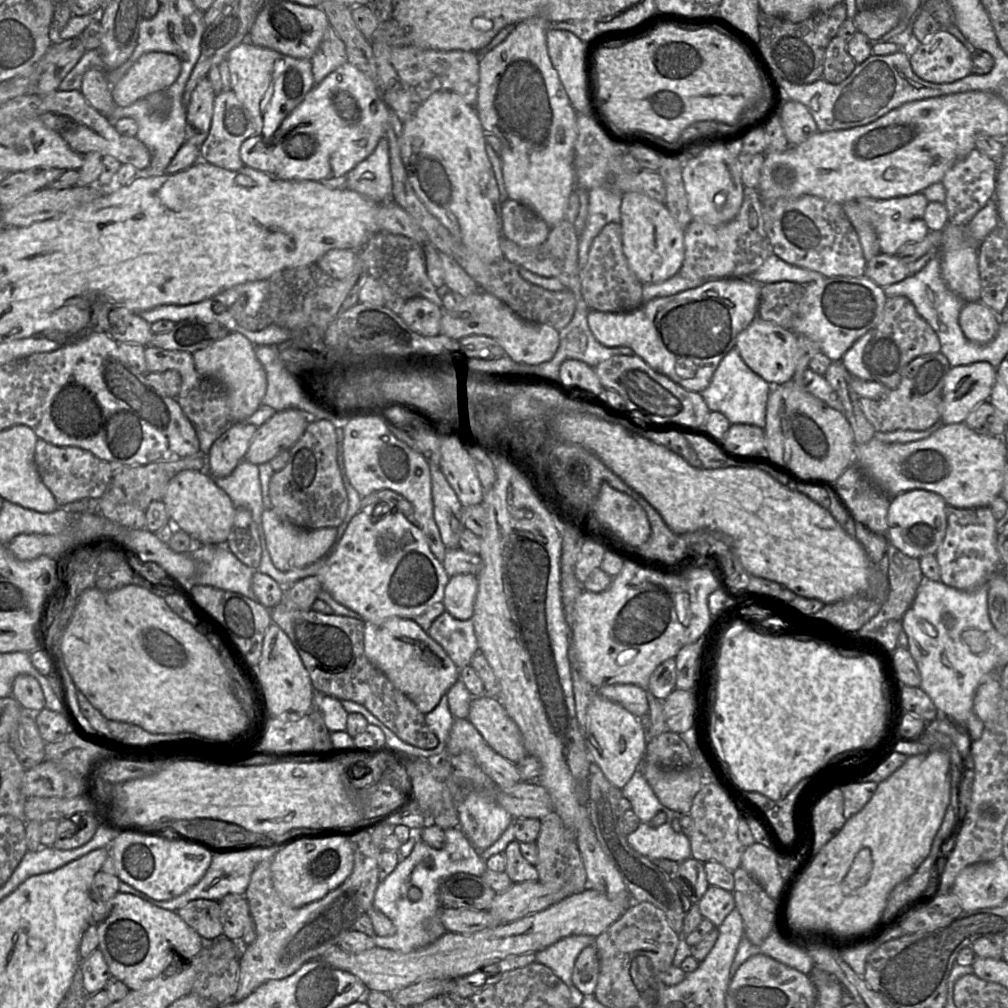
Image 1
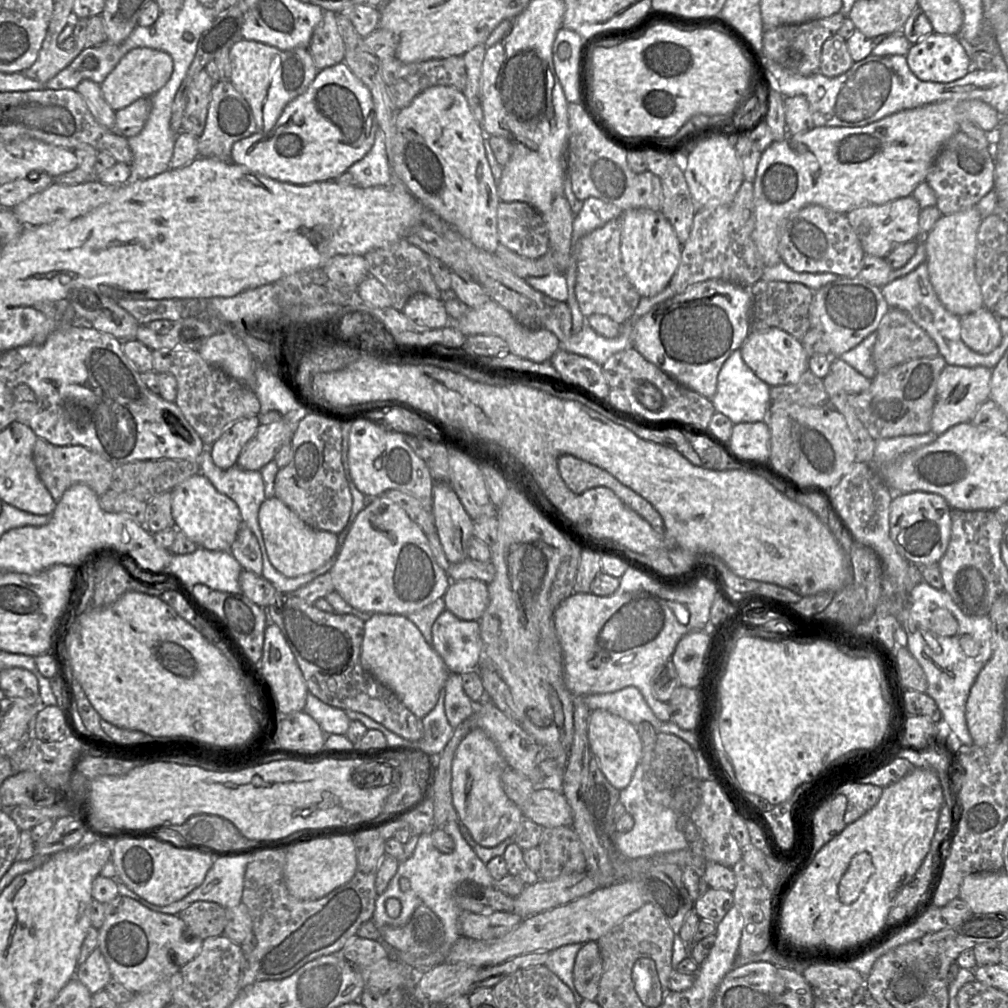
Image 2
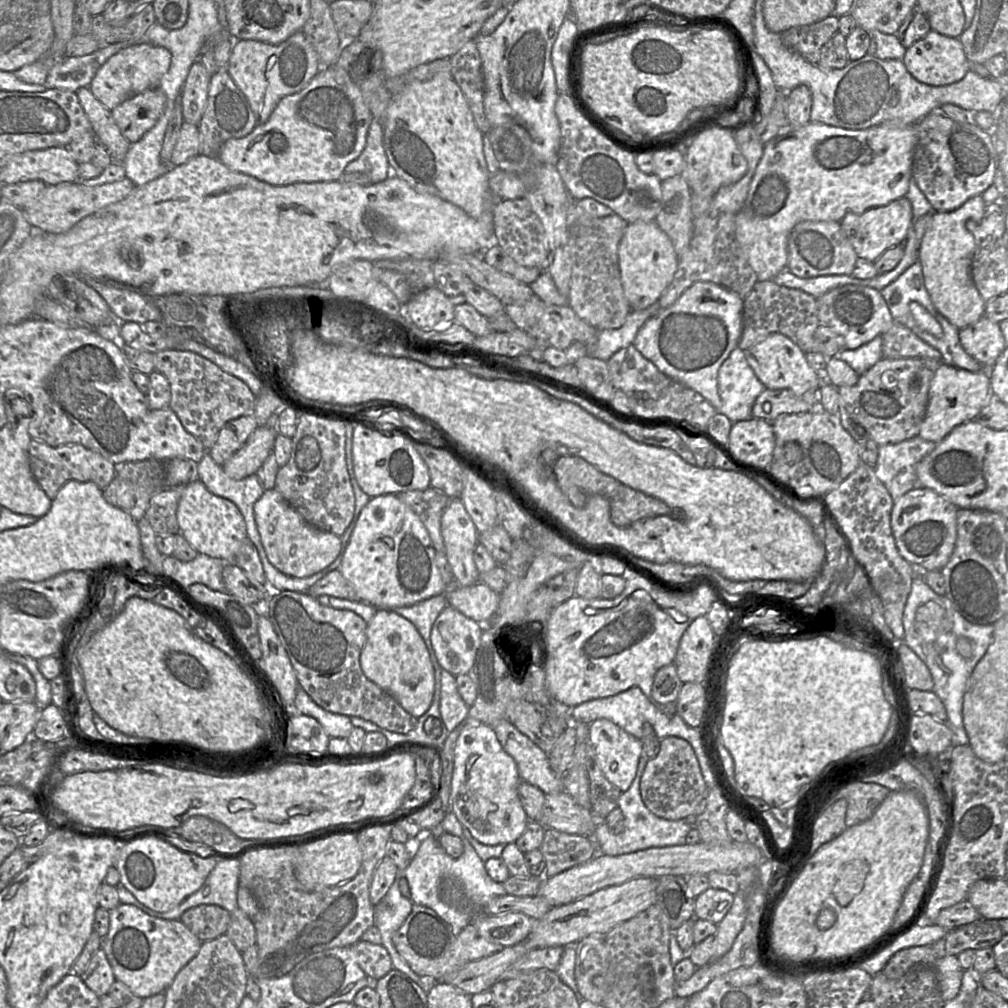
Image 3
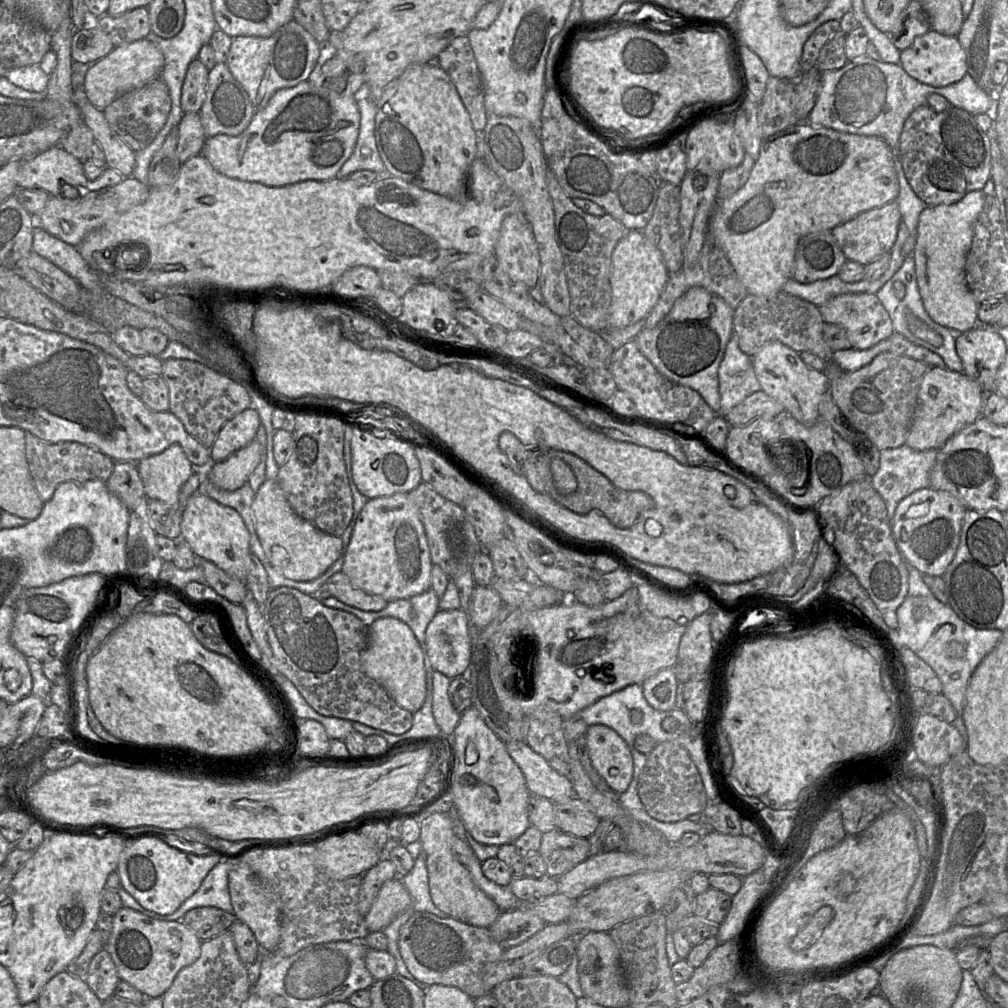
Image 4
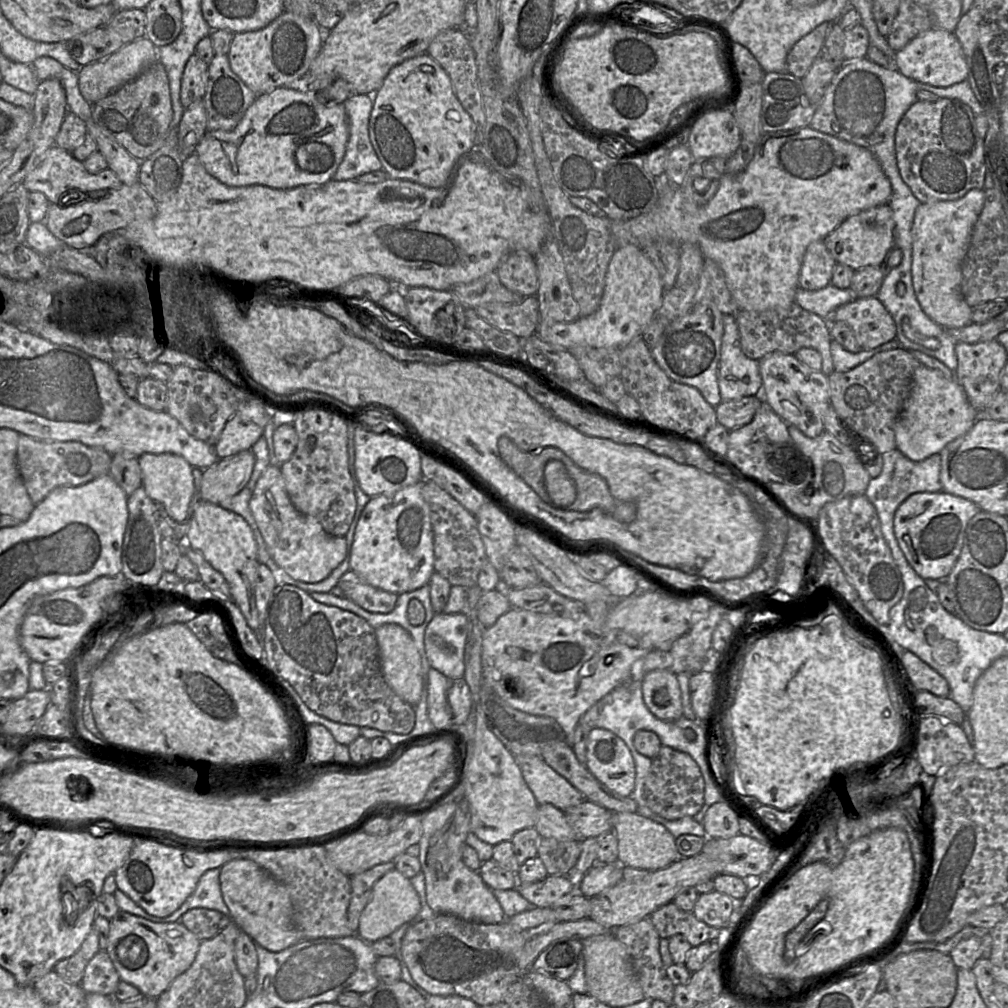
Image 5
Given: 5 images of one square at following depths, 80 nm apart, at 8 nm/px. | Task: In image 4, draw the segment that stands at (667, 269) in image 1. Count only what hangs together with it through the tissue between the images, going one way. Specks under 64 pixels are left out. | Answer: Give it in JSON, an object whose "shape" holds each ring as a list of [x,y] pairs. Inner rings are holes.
{"shape":[[[639,230],[626,231],[611,257],[609,328],[624,328],[644,319],[658,302],[669,279],[659,250]]]}

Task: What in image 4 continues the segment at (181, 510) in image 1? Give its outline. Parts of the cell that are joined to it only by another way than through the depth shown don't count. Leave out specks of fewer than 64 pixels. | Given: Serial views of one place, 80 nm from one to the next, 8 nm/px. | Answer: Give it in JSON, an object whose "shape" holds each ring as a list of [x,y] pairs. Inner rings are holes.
{"shape":[[[196,492],[188,499],[183,511],[181,538],[199,559],[206,559],[246,584],[251,552],[250,534],[235,509],[217,503],[202,492]]]}

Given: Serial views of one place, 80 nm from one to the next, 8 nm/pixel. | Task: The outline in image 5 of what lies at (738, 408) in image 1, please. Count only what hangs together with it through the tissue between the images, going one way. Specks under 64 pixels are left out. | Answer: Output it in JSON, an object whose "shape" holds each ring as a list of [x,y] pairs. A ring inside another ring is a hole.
{"shape":[[[723,315],[723,336],[718,366],[718,385],[722,401],[758,396],[762,392],[762,377],[759,361],[744,355],[740,346],[740,333],[735,315]]]}

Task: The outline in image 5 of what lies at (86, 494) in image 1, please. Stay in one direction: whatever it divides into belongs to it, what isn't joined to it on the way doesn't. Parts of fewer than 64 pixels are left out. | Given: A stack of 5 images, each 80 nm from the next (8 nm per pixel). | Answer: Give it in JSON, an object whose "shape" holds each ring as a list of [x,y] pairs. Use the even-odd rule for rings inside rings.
{"shape":[[[19,435],[16,461],[31,501],[37,505],[59,486],[80,486],[110,473],[112,455],[76,441],[43,441]]]}

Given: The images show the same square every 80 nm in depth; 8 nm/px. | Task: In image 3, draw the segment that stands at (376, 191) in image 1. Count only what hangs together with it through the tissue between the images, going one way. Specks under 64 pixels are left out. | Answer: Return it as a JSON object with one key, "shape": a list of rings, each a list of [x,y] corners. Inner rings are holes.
{"shape":[[[373,117],[364,150],[358,158],[346,166],[345,172],[365,173],[371,183],[382,182],[392,175],[383,146],[383,128],[379,118]]]}

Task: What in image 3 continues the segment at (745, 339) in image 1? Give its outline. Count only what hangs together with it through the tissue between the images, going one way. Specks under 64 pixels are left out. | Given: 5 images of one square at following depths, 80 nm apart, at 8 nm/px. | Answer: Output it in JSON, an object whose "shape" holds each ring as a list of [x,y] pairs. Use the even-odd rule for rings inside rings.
{"shape":[[[772,333],[744,352],[748,364],[766,389],[789,389],[795,394],[803,394],[809,390],[819,390],[822,385],[823,374],[816,372],[808,364],[806,353],[783,334]]]}

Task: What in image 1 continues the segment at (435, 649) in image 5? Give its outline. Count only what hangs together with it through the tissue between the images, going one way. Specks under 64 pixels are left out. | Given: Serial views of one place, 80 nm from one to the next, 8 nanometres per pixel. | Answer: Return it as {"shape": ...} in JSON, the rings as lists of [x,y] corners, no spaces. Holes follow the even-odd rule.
{"shape":[[[445,611],[433,621],[427,634],[443,648],[460,670],[470,665],[474,655],[479,652],[474,625],[471,619],[460,621]]]}

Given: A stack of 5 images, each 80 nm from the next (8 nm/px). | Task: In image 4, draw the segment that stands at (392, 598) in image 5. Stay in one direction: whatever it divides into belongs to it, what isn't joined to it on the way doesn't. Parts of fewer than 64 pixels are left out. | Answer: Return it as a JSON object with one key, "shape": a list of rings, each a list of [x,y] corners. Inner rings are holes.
{"shape":[[[342,571],[330,577],[319,593],[330,593],[340,602],[363,611],[382,611],[388,603],[381,597],[370,595],[354,587]]]}

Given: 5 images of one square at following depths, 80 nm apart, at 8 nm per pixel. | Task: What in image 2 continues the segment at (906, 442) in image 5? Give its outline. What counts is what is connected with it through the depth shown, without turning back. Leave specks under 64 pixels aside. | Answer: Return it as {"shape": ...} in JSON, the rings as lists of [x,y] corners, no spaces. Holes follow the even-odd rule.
{"shape":[[[946,365],[938,379],[930,431],[938,436],[956,424],[969,422],[978,407],[990,398],[991,376],[991,369],[983,366]]]}

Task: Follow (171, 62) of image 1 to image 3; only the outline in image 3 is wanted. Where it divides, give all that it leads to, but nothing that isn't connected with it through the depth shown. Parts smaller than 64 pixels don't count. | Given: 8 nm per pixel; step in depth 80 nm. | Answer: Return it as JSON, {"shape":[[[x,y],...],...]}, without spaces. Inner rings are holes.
{"shape":[[[146,43],[131,45],[110,57],[97,71],[89,86],[93,95],[110,111],[130,97],[159,86],[171,65],[171,53]]]}

